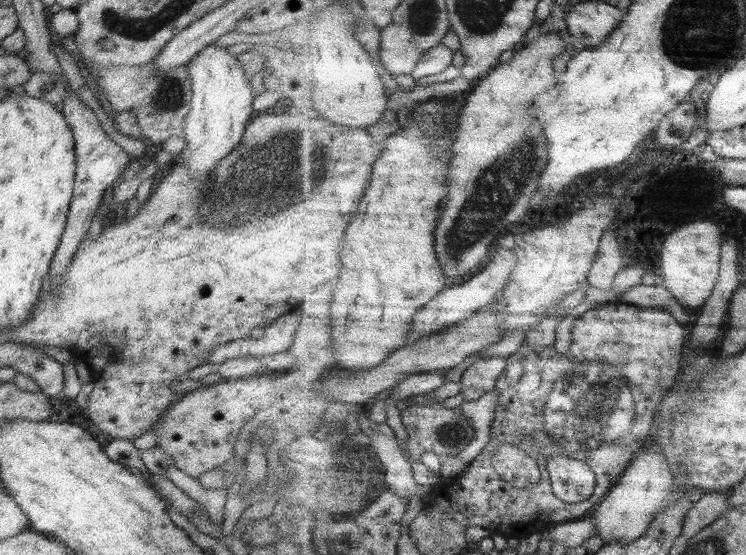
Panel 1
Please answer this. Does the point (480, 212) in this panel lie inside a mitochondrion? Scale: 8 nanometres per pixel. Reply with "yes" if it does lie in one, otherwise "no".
yes

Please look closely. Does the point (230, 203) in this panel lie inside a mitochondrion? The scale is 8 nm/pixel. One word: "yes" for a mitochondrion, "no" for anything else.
yes

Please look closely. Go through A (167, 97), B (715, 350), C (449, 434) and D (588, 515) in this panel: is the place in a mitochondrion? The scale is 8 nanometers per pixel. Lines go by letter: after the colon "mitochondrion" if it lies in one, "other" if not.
A: mitochondrion
B: other
C: mitochondrion
D: other

